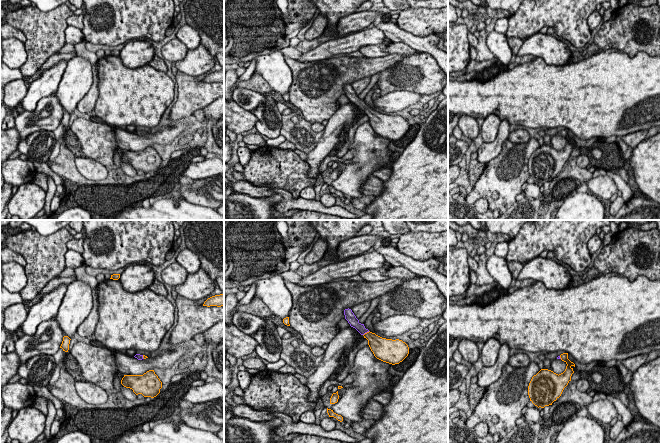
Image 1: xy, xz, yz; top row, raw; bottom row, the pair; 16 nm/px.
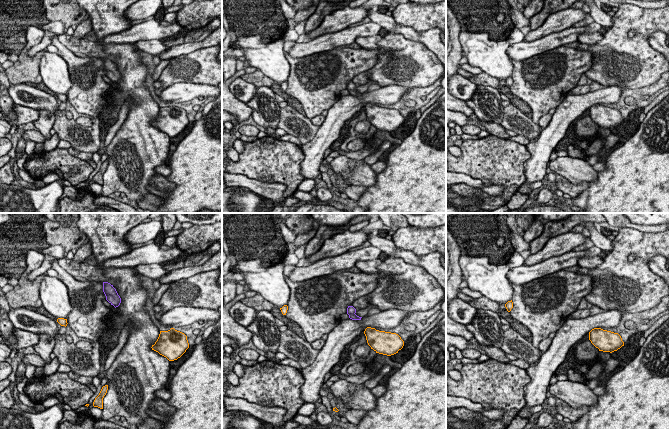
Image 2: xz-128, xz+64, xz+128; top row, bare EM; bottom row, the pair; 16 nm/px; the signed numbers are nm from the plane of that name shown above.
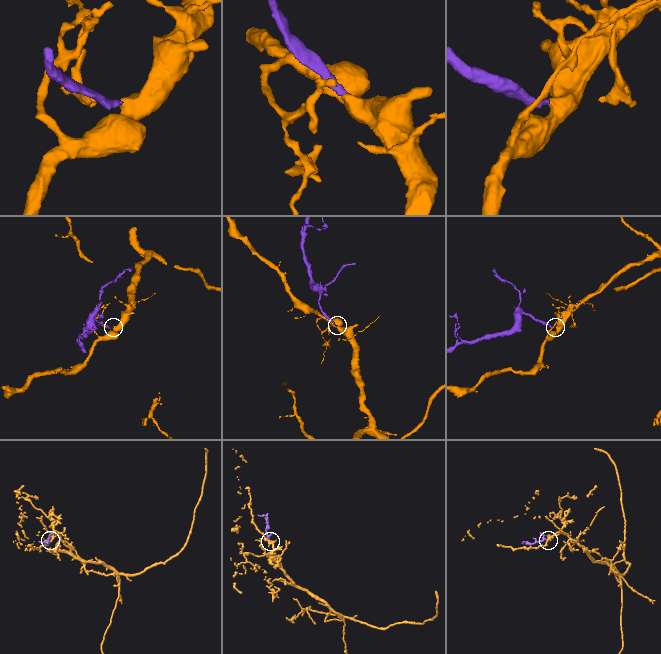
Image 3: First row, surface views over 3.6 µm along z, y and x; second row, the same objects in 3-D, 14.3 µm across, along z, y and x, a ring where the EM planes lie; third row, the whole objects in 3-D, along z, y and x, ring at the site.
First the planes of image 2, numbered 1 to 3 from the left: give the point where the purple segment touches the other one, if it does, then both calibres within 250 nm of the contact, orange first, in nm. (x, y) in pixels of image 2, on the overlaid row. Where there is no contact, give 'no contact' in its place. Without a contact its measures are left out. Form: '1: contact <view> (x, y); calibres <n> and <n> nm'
1: no contact
2: no contact
3: no contact

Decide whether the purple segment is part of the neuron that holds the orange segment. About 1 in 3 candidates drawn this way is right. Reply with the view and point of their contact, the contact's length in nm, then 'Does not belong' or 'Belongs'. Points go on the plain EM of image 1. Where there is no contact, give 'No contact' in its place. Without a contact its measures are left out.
Touches orange at xz (367, 108). Shared border 130 nm. Belongs

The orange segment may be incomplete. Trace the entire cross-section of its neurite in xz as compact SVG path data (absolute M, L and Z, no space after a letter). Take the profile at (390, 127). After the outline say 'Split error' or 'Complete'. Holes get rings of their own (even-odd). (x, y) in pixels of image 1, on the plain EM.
M349 84L344 86L344 91L350 102L355 104L368 116L368 121L377 135L395 141L402 138L408 132L409 123L402 116L382 114L370 108L365 104L364 100L359 98Z. Split error

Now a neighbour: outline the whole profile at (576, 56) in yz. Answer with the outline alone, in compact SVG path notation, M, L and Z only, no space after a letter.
M633 3L619 6L612 11L611 18L603 23L600 30L595 34L594 40L588 48L582 51L572 52L570 62L578 62L591 57L594 54L607 49L619 49L634 57L638 52L645 52L651 57L660 56L660 8L658 5L647 7Z

